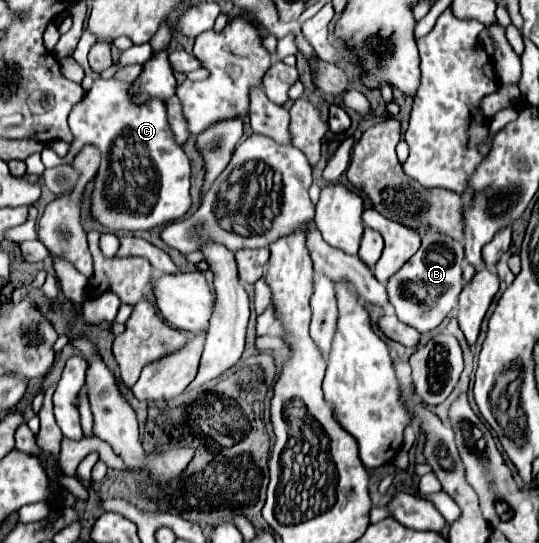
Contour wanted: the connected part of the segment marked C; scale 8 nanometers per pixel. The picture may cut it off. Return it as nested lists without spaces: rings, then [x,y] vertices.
[[[98,79],[92,83],[90,91],[84,95],[84,99],[72,109],[70,113],[70,131],[74,133],[74,141],[70,143],[68,155],[58,157],[54,151],[44,149],[42,151],[42,163],[46,169],[52,169],[56,165],[70,165],[76,153],[84,145],[94,145],[100,149],[100,167],[94,177],[94,189],[90,195],[90,211],[92,217],[110,231],[148,231],[158,225],[162,225],[162,215],[168,217],[180,217],[186,215],[192,207],[190,201],[190,161],[182,147],[172,139],[172,133],[168,129],[166,121],[166,105],[158,99],[138,107],[132,105],[126,91],[130,83],[122,83],[118,79]]]

